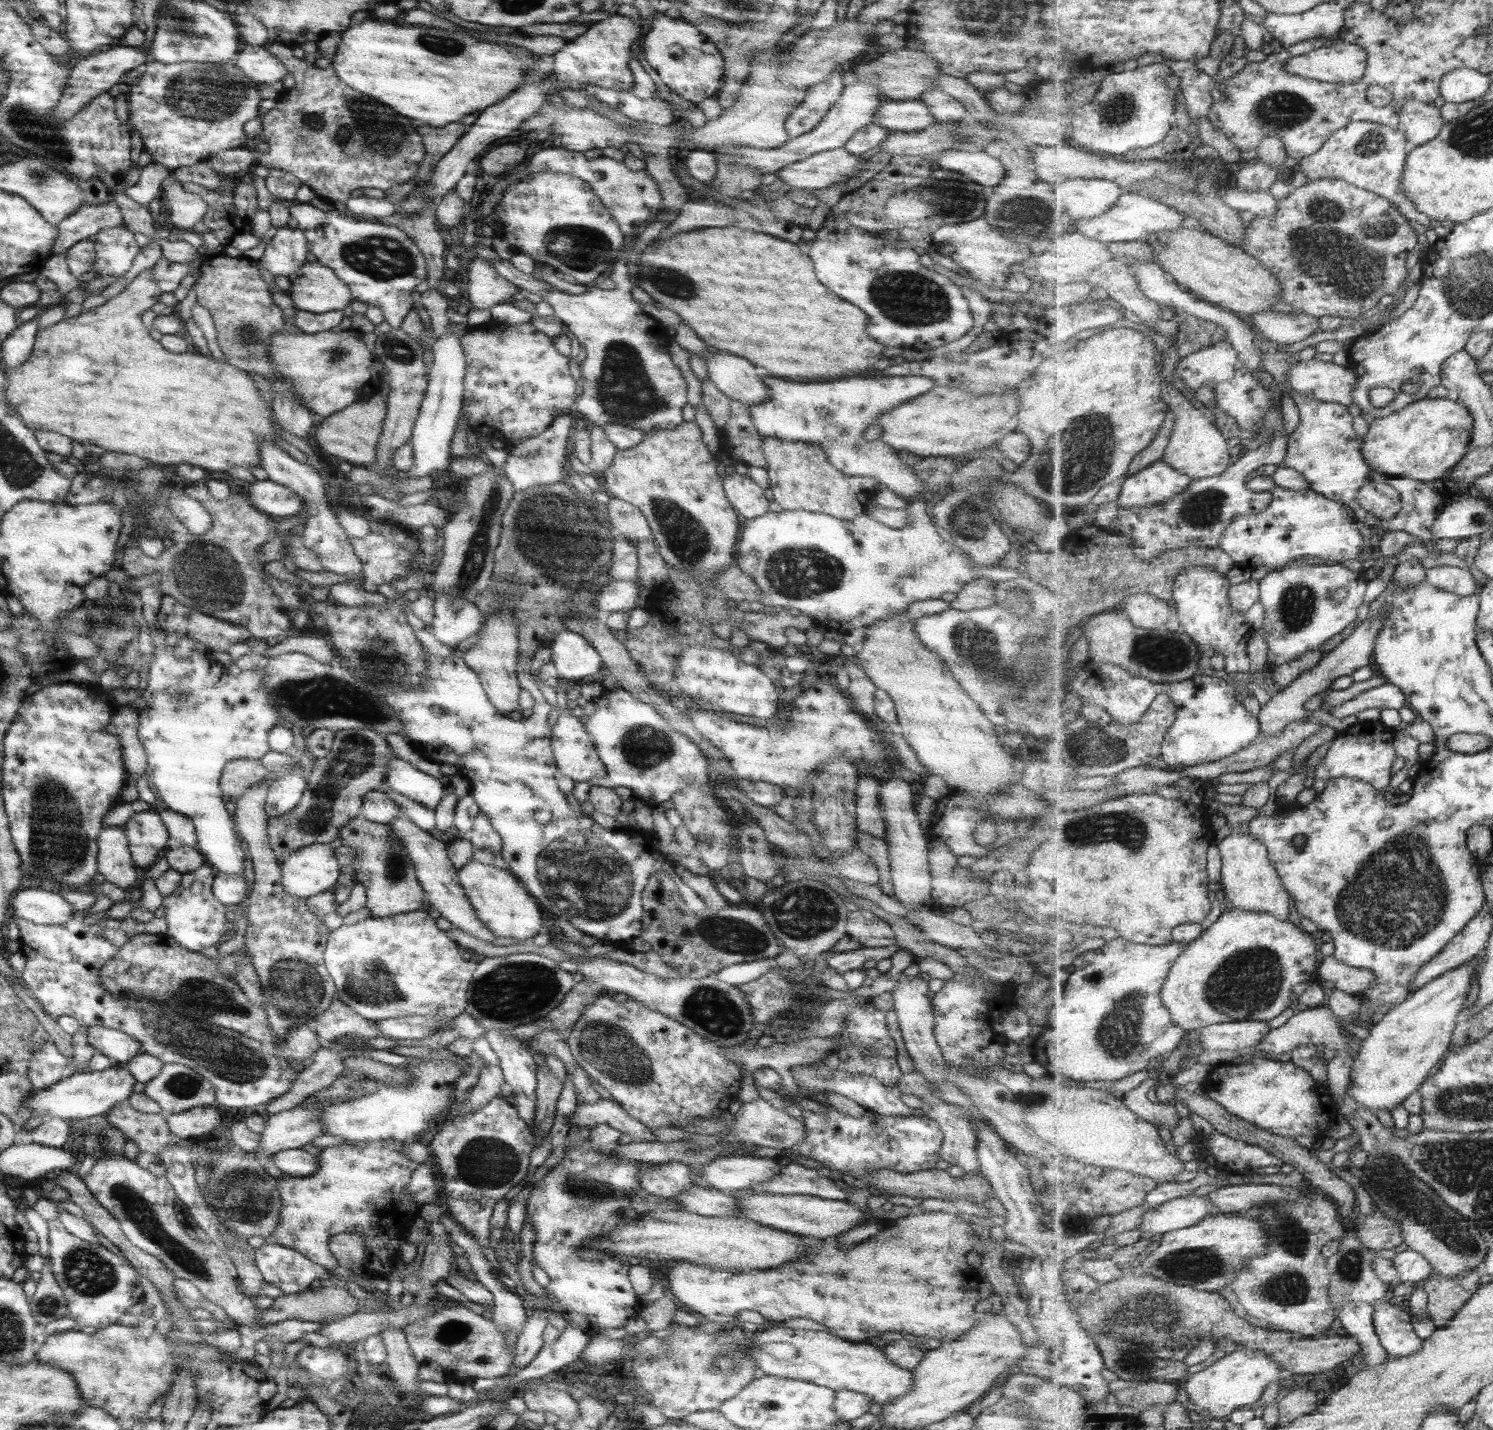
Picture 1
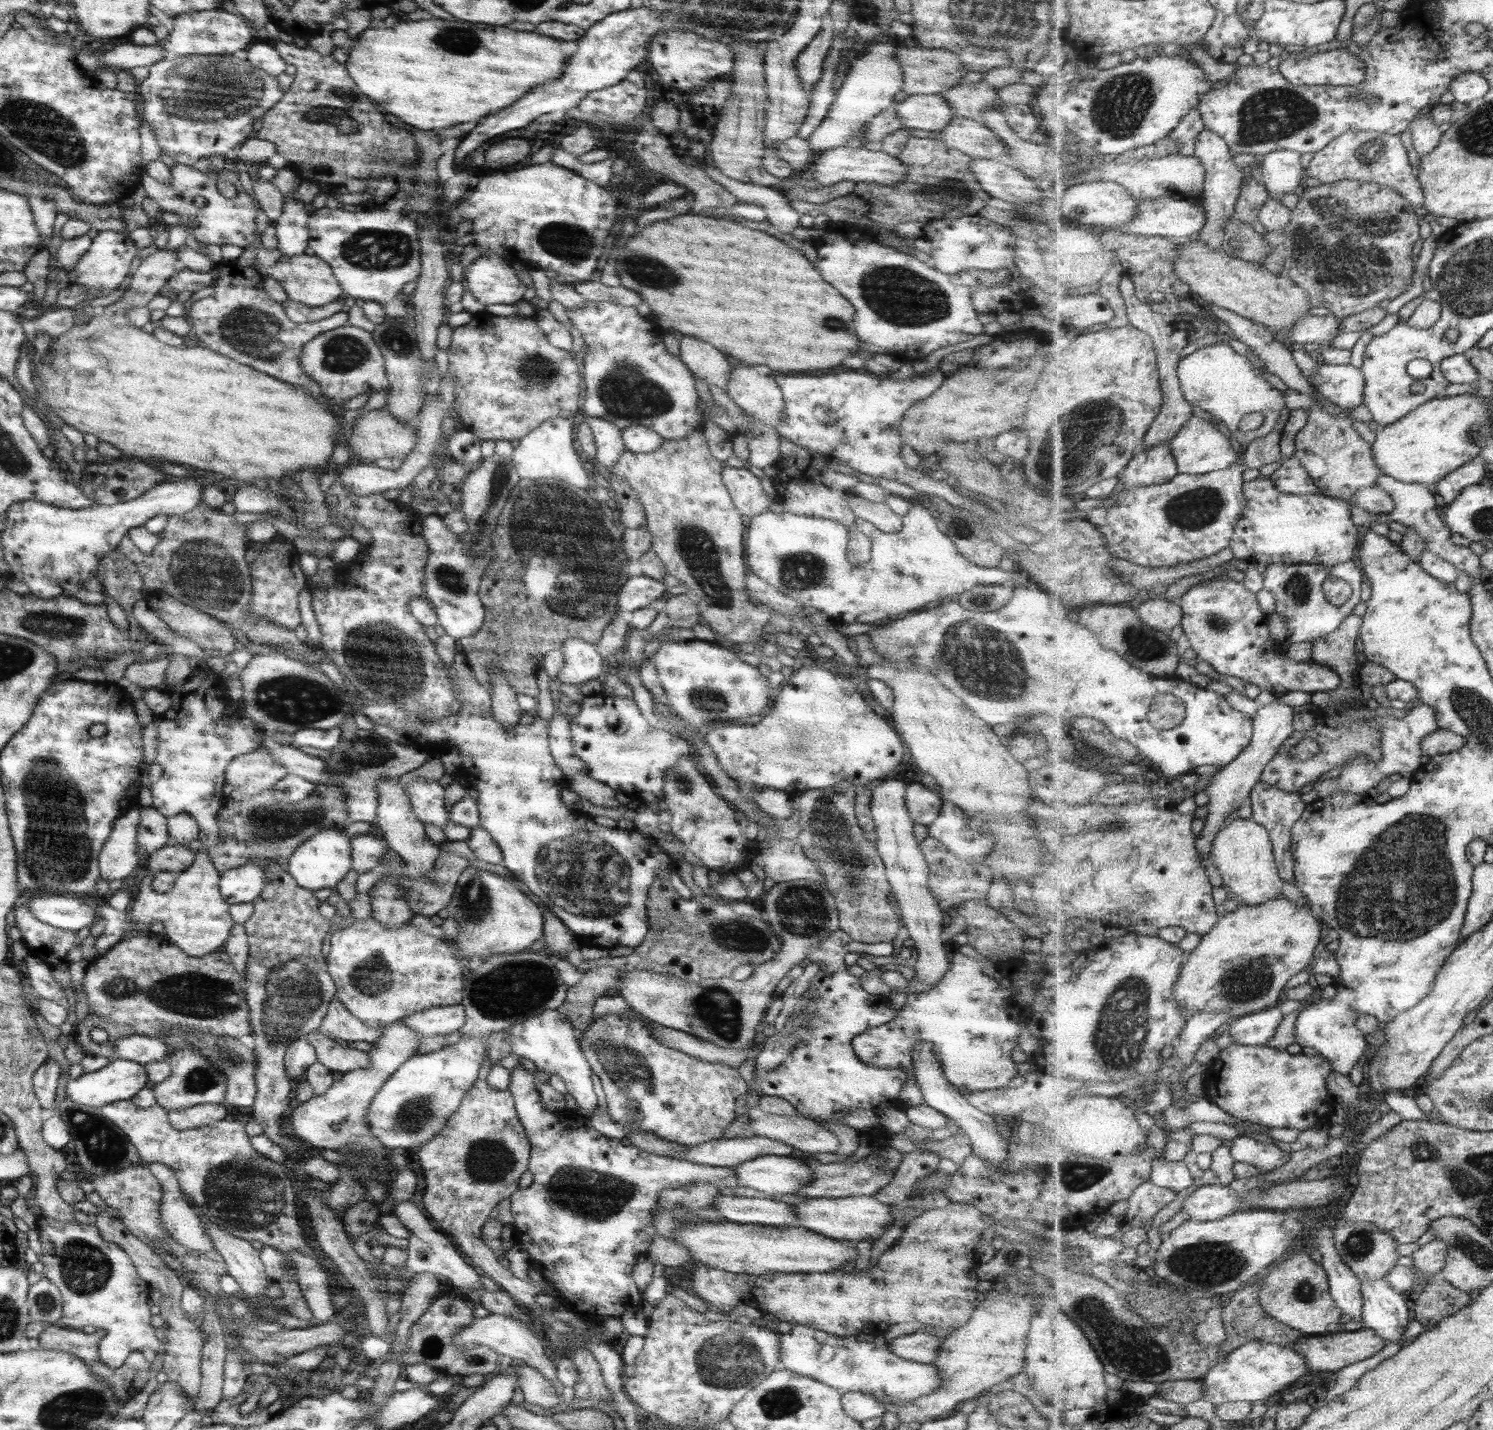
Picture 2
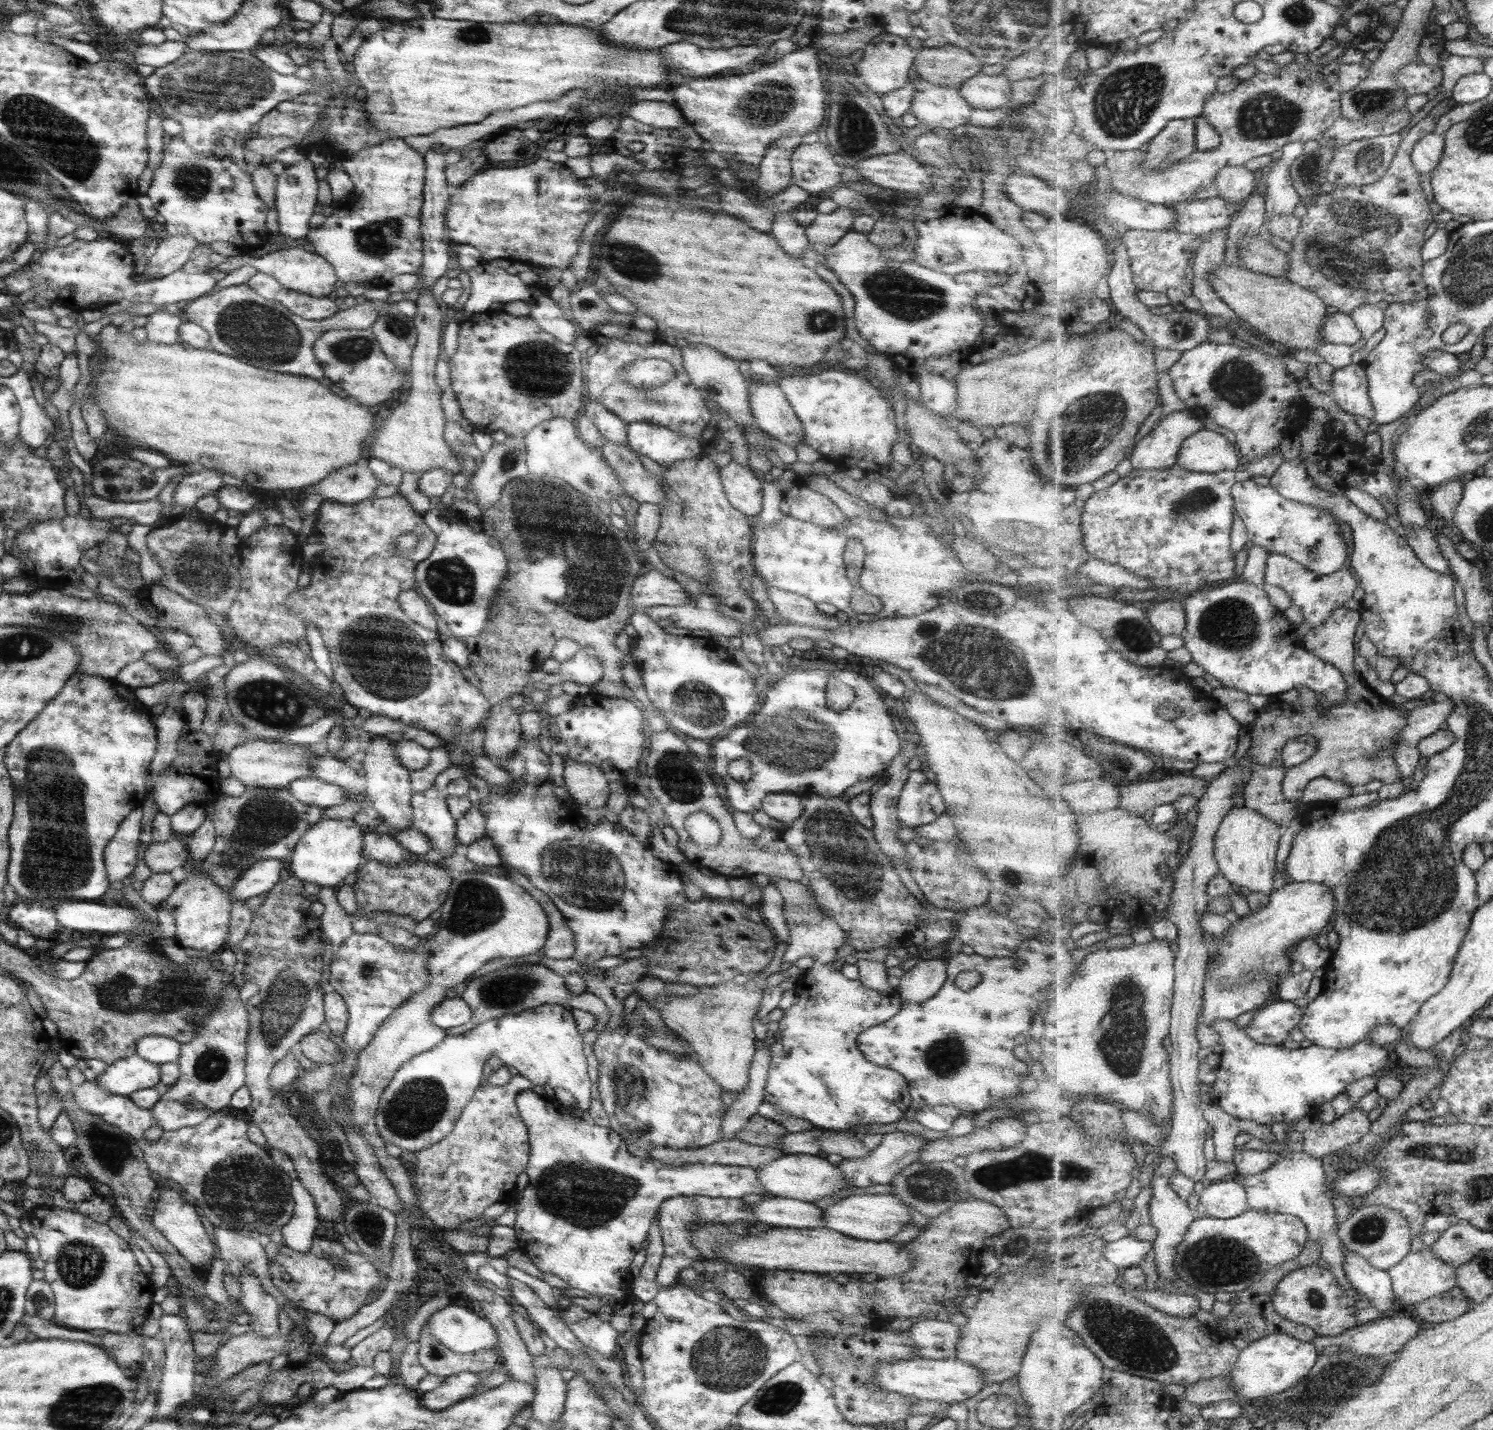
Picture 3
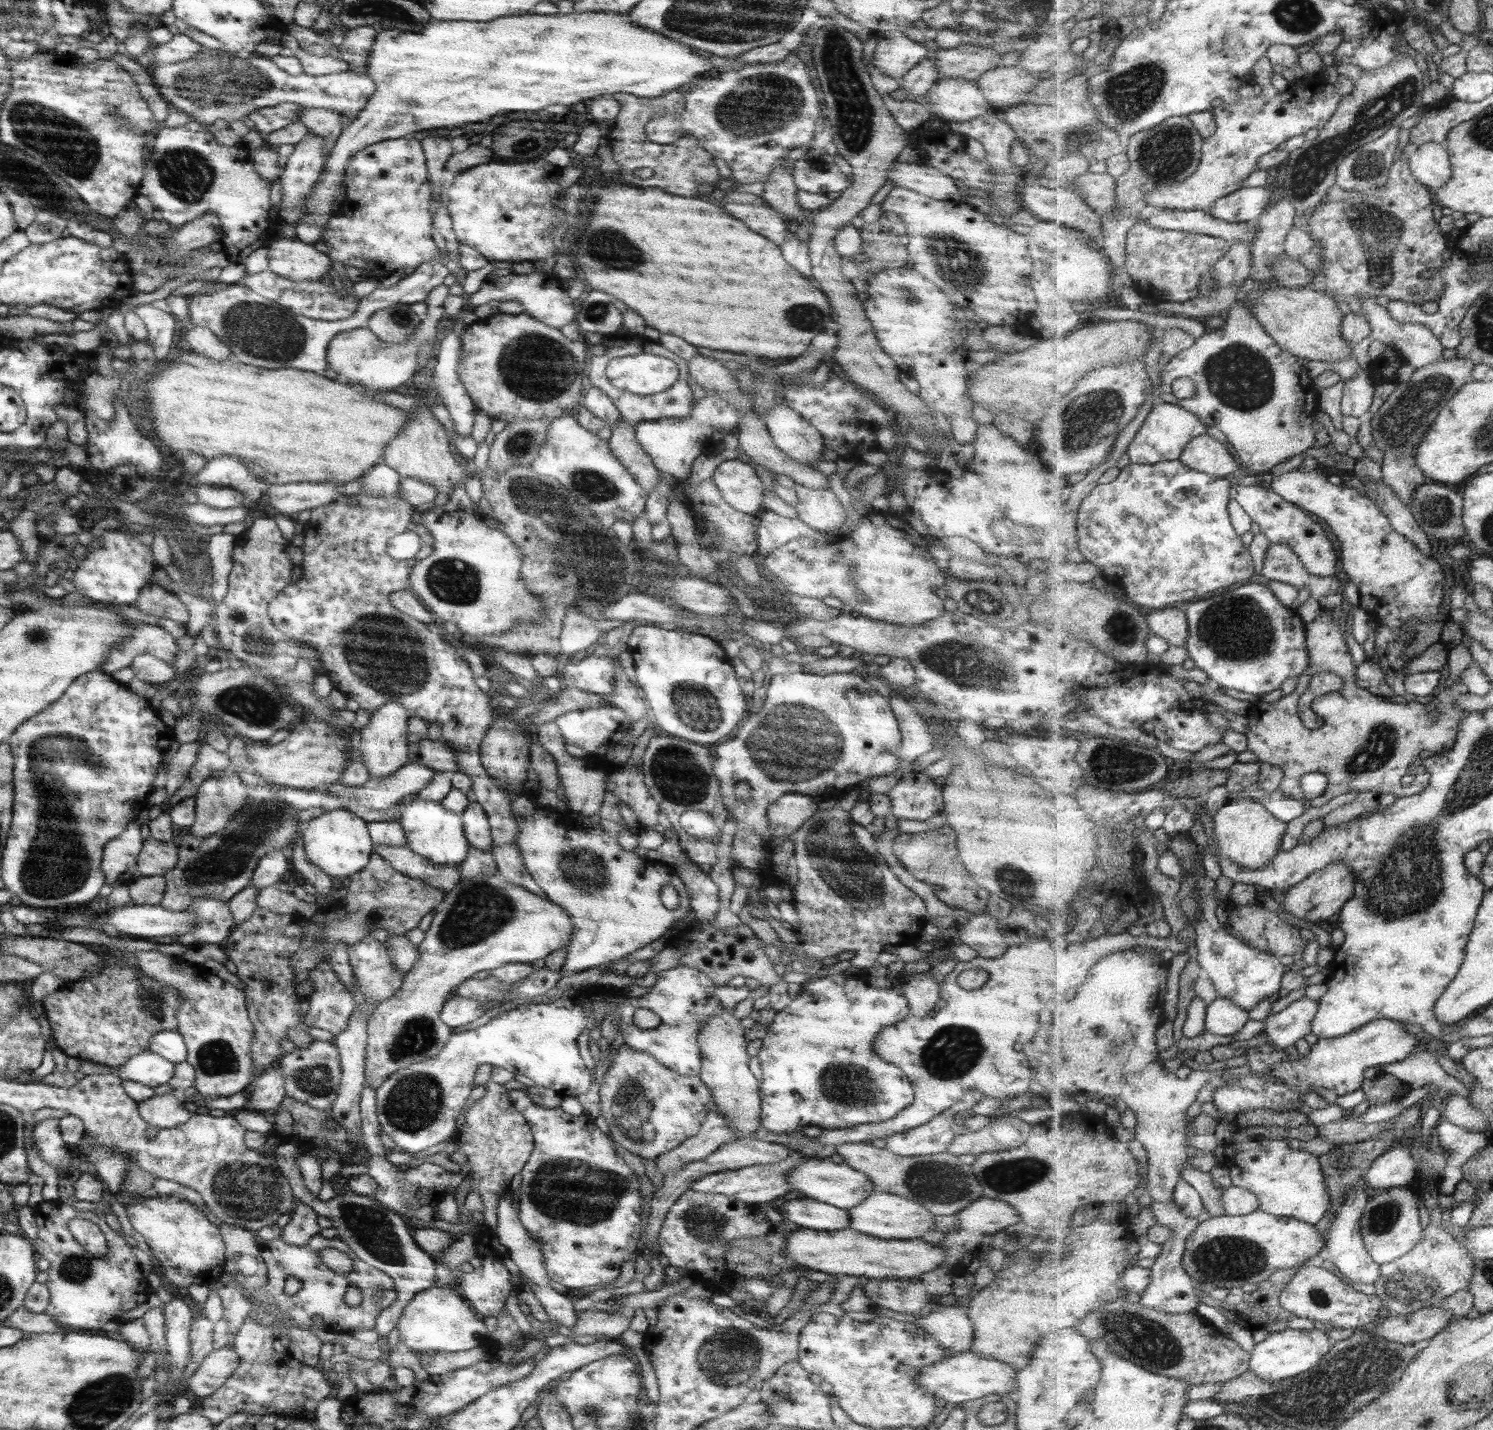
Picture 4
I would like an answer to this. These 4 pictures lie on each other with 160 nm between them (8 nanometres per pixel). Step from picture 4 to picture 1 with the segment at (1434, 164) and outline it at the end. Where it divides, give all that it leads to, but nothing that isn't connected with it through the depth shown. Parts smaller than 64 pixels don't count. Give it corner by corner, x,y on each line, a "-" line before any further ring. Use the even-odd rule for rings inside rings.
1419,100
1405,102
1399,111
1399,122
1401,130
1408,137
1410,148
1435,140
1446,125
1437,105

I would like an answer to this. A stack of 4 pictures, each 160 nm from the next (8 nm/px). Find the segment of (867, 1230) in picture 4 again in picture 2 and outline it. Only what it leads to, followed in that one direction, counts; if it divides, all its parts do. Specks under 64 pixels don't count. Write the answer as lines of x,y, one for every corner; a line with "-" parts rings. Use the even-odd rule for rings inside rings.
856,1196
845,1198
810,1198
798,1205
791,1205
795,1214
795,1225
823,1234
825,1238
846,1243
867,1240
879,1236
881,1232
893,1226
894,1220
889,1213
889,1205
877,1202
872,1196

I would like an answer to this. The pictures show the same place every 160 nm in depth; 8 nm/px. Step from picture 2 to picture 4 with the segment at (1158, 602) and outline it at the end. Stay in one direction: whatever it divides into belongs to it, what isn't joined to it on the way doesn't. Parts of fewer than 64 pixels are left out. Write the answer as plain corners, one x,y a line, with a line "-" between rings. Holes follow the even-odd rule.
1169,607
1167,610
1146,612
1151,632
1169,641
1170,646
1186,646
1189,623
1184,608

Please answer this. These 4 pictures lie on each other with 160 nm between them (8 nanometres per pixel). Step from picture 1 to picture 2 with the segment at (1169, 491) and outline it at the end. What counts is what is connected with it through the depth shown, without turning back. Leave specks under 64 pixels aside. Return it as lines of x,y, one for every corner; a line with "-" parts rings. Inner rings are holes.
1170,442
1145,449
1135,455
1120,475
1125,489
1137,486
1159,486
1180,474

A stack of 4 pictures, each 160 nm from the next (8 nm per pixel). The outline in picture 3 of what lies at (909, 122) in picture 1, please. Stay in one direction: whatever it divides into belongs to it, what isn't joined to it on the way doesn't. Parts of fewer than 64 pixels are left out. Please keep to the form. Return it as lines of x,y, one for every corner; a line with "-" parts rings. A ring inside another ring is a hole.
932,85
931,88
916,91
908,112
927,129
937,126
951,130
968,122
971,109
972,106
958,93
958,89

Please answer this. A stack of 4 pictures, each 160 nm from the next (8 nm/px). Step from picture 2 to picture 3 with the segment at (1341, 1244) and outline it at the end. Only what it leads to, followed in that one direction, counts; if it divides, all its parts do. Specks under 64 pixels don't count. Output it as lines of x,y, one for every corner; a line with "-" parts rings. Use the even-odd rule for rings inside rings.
1369,1206
1357,1208
1352,1216
1340,1224
1340,1237
1348,1249
1362,1254
1373,1266
1381,1270
1391,1270
1411,1253
1413,1242
1412,1227
1401,1212
1389,1206

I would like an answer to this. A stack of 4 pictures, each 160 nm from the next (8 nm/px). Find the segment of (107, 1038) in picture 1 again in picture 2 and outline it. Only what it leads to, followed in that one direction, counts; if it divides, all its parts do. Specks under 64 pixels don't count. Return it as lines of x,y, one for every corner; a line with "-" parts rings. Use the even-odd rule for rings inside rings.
123,1036
114,1042
114,1055
109,1060
123,1059
143,1066
166,1059
167,1051
167,1045
157,1037

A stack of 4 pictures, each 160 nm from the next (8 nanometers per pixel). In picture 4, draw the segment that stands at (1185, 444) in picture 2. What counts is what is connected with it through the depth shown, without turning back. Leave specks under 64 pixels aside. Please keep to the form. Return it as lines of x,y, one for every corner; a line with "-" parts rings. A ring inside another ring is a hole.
1209,434
1189,442
1179,459
1187,467
1213,477
1234,479
1243,469
1239,468
1239,462
1235,462
1235,456
1227,450
1227,446

